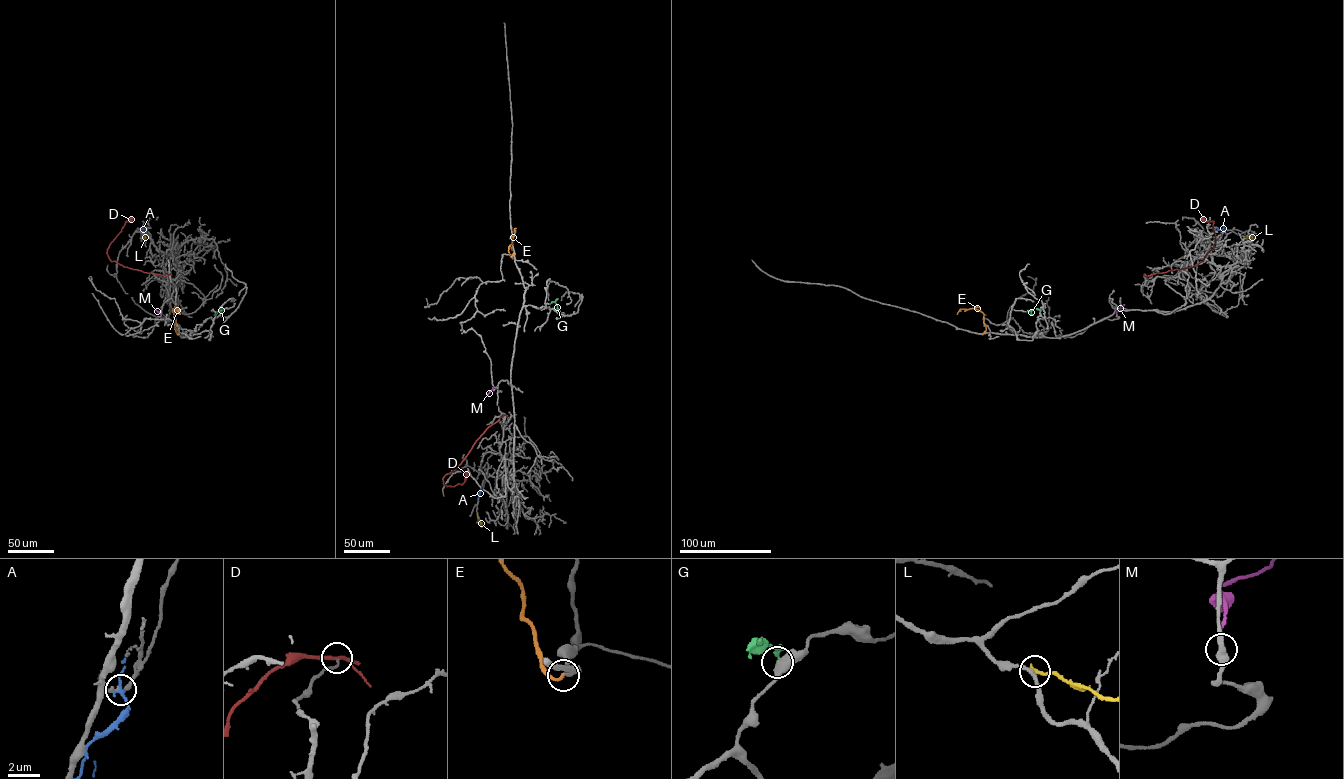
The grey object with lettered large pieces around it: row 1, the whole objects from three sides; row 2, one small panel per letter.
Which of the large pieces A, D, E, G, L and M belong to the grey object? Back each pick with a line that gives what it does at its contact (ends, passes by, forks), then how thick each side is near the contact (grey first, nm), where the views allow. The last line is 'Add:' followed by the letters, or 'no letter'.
M: it ends; calibres 400 and 170 nm
Add: M

